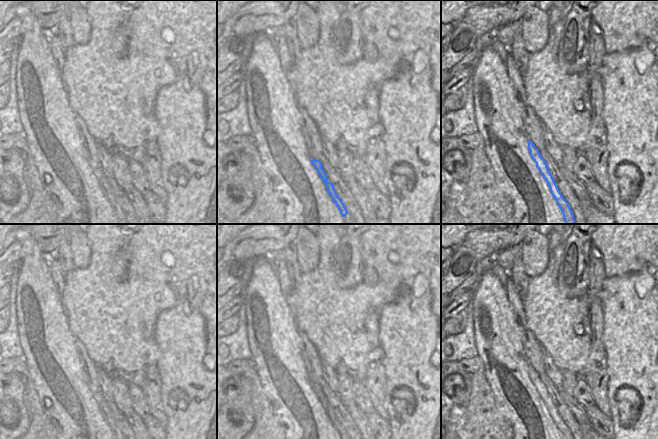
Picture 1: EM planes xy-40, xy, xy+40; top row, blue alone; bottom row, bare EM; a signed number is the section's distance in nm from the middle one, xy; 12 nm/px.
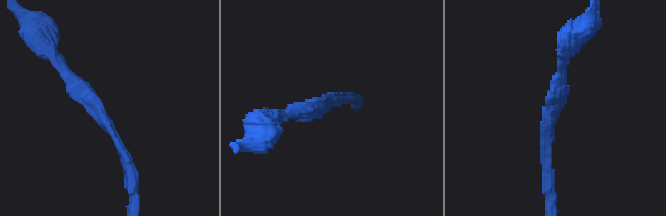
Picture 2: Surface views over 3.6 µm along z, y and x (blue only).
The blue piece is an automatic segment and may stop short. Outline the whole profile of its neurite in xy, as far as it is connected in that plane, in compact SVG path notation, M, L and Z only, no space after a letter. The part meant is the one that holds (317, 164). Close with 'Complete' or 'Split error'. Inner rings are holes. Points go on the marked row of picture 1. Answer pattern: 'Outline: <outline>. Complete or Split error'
Outline: M312 159L311 160L312 165L315 167L317 170L318 174L322 178L324 184L327 187L327 191L330 194L332 200L335 202L336 206L338 207L342 217L345 217L348 214L348 211L343 203L343 201L338 197L334 186L331 182L328 182L327 174L322 168L322 163L319 160Z. Complete

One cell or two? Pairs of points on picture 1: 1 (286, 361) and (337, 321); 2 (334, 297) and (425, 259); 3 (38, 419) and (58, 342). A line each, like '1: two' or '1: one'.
1: two
2: one
3: two

